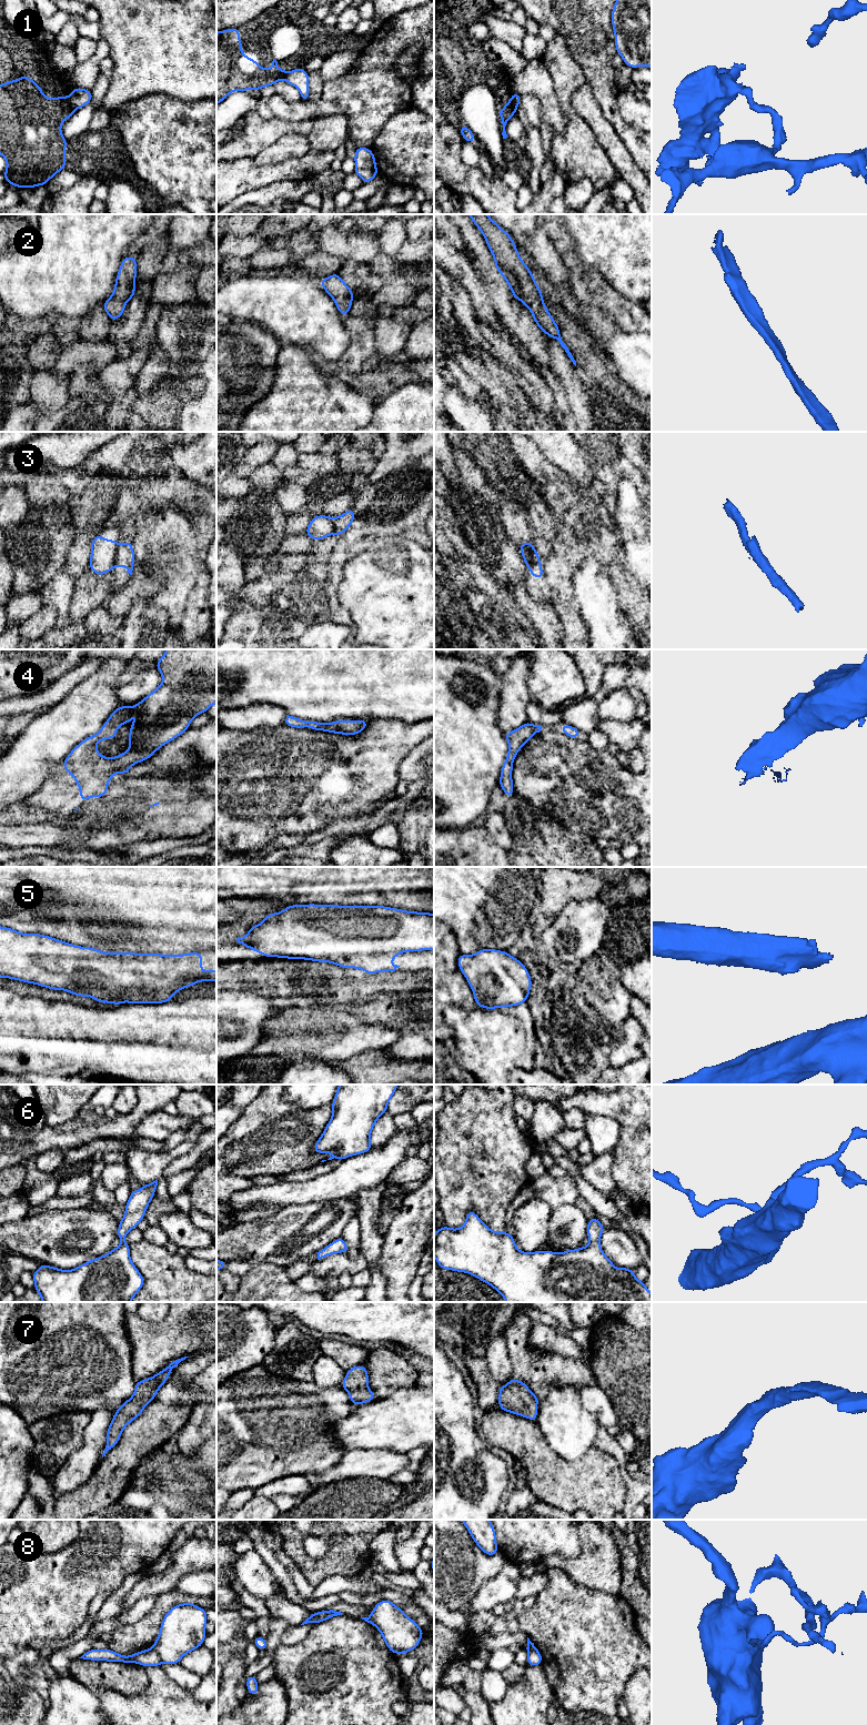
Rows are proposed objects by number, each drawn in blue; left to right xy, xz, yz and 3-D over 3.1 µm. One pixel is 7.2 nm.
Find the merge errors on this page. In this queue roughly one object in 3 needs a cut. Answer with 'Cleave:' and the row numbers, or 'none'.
Cleave: 1, 3, 8

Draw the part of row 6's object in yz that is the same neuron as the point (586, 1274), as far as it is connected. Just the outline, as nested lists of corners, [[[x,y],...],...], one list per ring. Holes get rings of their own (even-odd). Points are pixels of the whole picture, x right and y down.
[[[470,1210],[463,1227],[451,1229],[443,1225],[434,1233],[434,1257],[440,1268],[466,1272],[486,1282],[500,1292],[506,1302],[652,1302],[652,1293],[645,1287],[645,1281],[638,1281],[633,1269],[619,1267],[616,1270],[615,1264],[605,1255],[599,1244],[604,1231],[605,1228],[595,1217],[587,1222],[587,1247],[558,1254],[550,1250],[527,1253],[517,1249],[512,1234],[491,1230]]]

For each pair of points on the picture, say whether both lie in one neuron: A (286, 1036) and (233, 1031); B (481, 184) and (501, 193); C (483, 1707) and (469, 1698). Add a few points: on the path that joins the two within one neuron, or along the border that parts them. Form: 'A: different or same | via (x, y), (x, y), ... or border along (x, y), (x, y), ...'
A: different | border along (276, 1012), (263, 1025), (262, 1039), (248, 1053)
B: same | via (485, 189), (496, 193)
C: same | via (480, 1707), (472, 1700)

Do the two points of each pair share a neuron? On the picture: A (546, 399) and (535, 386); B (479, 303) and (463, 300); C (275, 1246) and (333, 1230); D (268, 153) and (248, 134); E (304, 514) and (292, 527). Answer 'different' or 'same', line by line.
A: same
B: different
C: same
D: different
E: same

